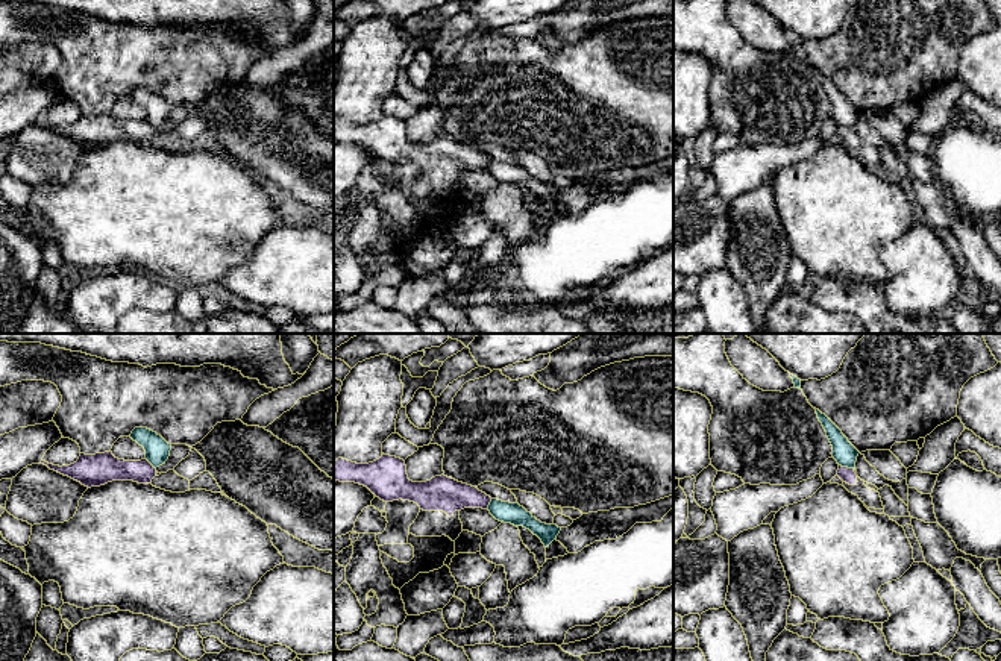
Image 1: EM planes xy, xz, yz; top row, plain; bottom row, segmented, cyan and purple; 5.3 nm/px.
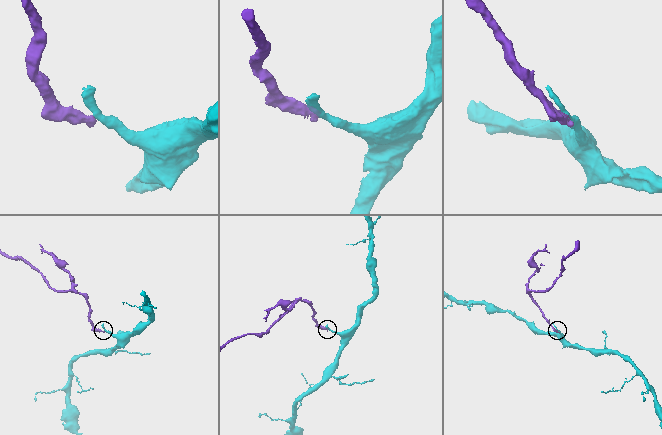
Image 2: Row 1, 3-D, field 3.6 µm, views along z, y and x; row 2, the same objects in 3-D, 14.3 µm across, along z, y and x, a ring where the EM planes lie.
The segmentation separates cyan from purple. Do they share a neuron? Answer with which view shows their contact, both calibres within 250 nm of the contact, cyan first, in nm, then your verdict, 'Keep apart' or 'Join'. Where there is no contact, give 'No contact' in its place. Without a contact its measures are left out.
Touches cyan in yz. Thickness 120 nm (cyan) against 80 nm. Keep apart

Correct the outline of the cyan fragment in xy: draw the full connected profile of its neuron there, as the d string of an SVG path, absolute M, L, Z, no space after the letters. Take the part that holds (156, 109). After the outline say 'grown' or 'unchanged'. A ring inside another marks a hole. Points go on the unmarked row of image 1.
M135 88L130 99L136 102L146 111L146 120L156 129L170 117L171 105L168 105L161 96L147 89Z; unchanged

